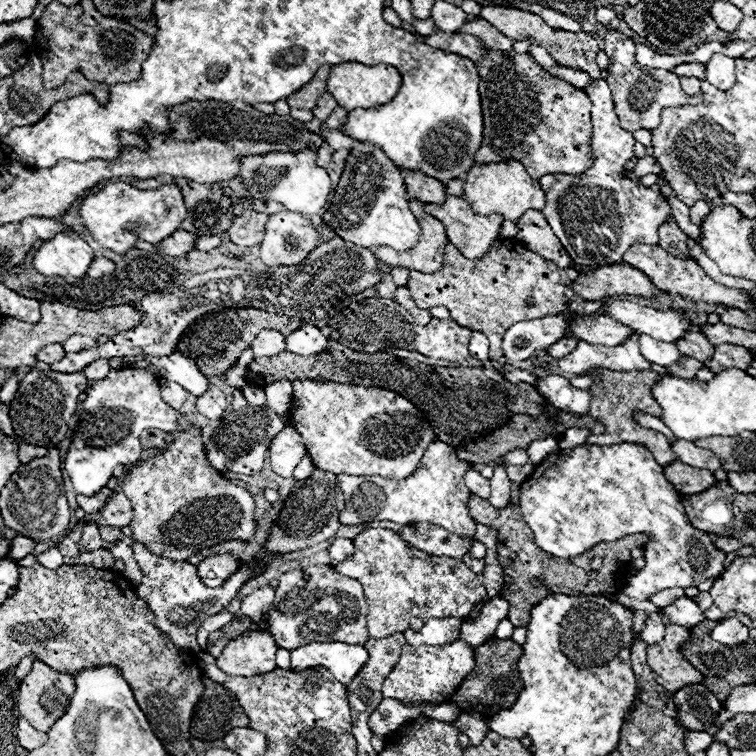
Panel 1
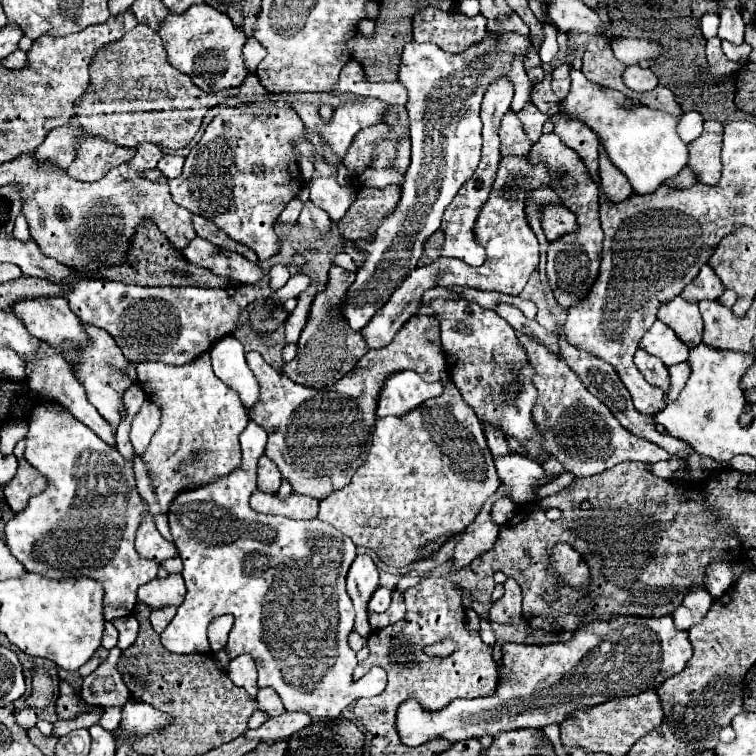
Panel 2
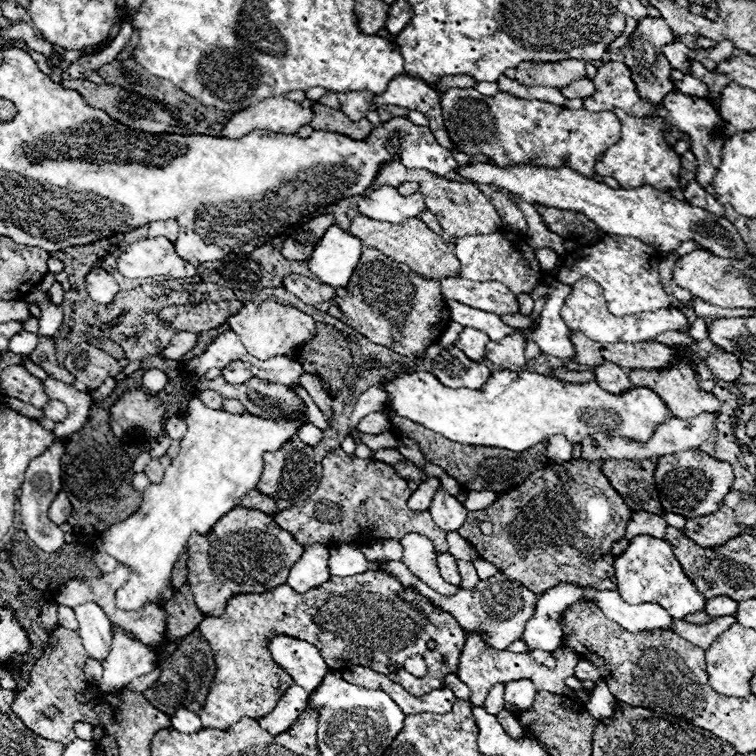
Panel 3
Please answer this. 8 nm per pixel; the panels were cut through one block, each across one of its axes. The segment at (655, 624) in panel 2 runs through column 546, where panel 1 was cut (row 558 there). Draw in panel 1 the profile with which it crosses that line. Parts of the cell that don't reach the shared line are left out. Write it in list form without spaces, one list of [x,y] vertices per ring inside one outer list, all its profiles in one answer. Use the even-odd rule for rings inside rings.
[[[622,442],[622,444],[614,444],[614,446],[576,446],[576,448],[568,448],[568,450],[558,450],[554,454],[550,454],[548,458],[544,458],[540,462],[540,466],[534,468],[532,476],[520,486],[520,508],[522,508],[522,516],[526,520],[526,524],[532,528],[532,534],[534,534],[534,542],[540,544],[540,550],[548,552],[550,556],[556,556],[556,558],[572,558],[572,556],[578,556],[578,554],[584,554],[588,552],[590,548],[594,548],[596,544],[600,542],[614,542],[614,540],[620,540],[620,538],[635,533],[646,533],[650,536],[650,542],[644,544],[644,558],[645,566],[638,572],[637,575],[631,576],[630,580],[624,584],[624,593],[629,597],[637,600],[648,600],[652,594],[660,592],[660,590],[666,590],[666,588],[690,588],[690,586],[698,586],[702,580],[706,578],[712,578],[712,576],[718,576],[722,570],[724,570],[724,560],[726,560],[726,554],[716,548],[716,544],[712,542],[710,534],[708,532],[700,532],[696,528],[692,528],[692,522],[688,520],[686,512],[684,512],[684,504],[682,504],[682,496],[680,492],[668,484],[666,476],[664,476],[664,468],[654,460],[654,456],[648,452],[646,446],[640,446],[640,444],[628,444],[628,442]]]

